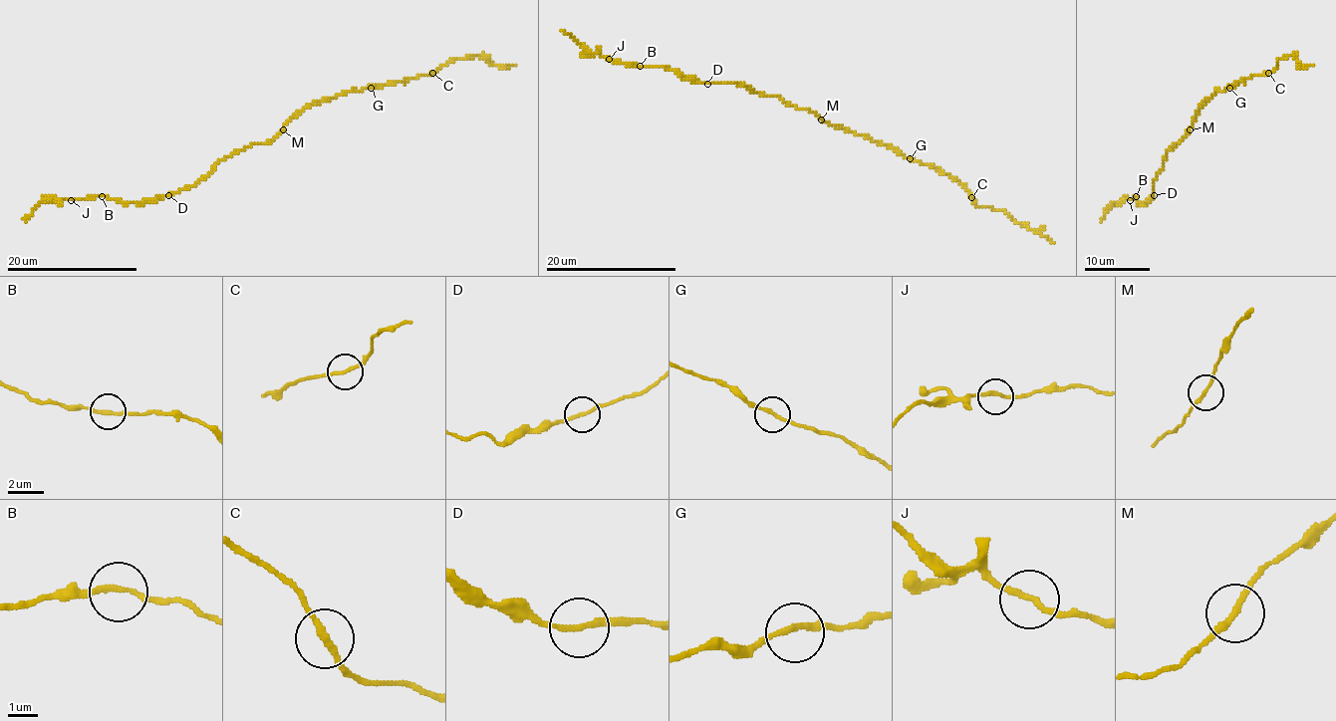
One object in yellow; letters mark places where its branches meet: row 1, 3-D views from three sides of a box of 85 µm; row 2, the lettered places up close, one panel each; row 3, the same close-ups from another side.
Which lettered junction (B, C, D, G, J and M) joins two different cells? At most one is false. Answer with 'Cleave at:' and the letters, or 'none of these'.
Cleave at: none of these

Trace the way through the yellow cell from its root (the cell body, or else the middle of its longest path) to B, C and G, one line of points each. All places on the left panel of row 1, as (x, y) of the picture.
B: (276, 134), (270, 141), (247, 146), (224, 157), (208, 175), (168, 195), (139, 205), (102, 196)
C: (276, 134), (291, 119), (314, 104), (352, 91), (388, 86), (433, 73)
G: (276, 134), (308, 107), (352, 91), (371, 88)

